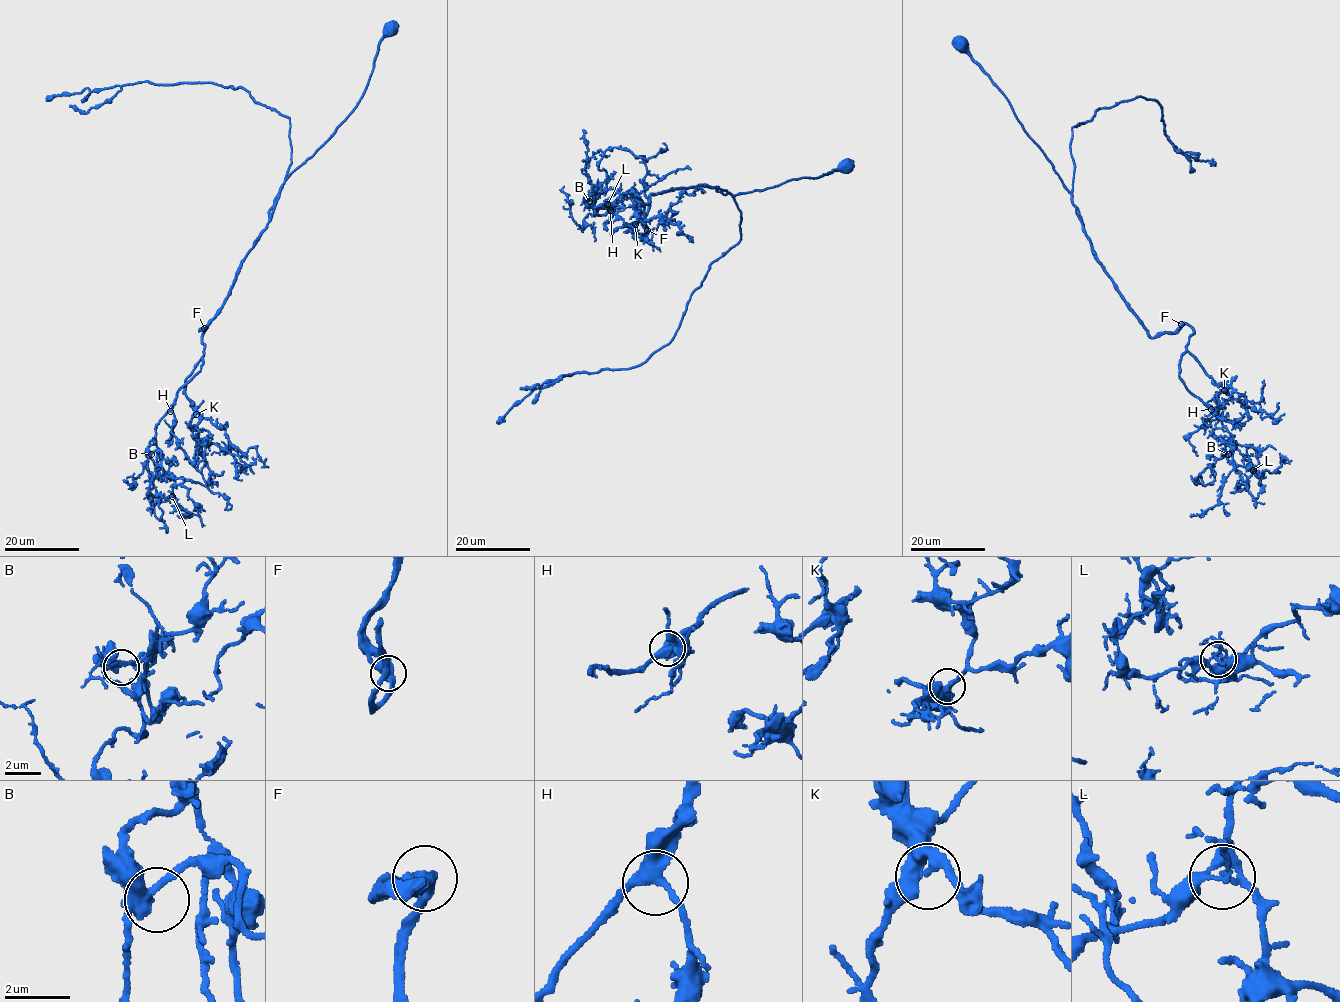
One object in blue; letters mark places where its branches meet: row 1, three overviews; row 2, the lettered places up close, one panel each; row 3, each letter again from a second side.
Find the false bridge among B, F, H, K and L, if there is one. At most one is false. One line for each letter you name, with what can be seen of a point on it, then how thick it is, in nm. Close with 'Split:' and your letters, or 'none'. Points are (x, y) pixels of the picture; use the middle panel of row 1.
Split: none

